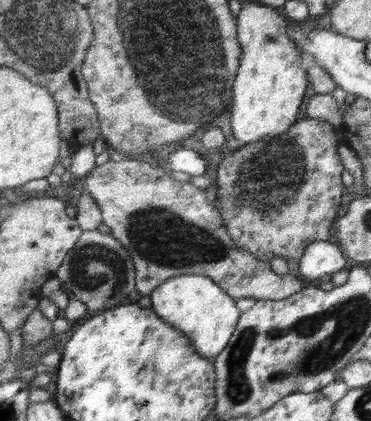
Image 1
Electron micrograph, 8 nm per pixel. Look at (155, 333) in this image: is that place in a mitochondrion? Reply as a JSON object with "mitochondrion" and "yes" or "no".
{"mitochondrion":"no"}

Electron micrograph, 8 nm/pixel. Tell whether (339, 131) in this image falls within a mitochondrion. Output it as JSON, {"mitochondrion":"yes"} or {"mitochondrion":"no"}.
{"mitochondrion":"no"}

